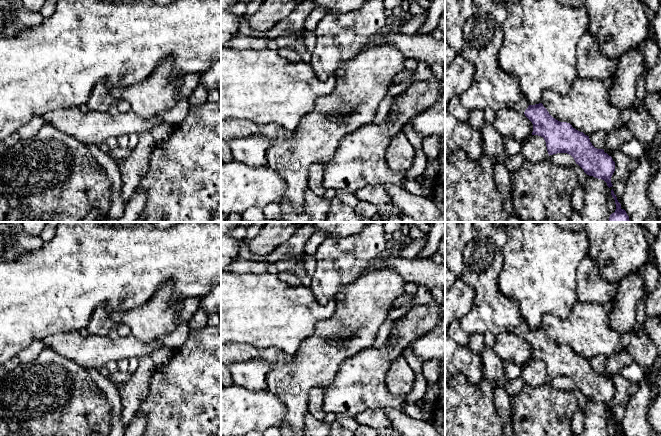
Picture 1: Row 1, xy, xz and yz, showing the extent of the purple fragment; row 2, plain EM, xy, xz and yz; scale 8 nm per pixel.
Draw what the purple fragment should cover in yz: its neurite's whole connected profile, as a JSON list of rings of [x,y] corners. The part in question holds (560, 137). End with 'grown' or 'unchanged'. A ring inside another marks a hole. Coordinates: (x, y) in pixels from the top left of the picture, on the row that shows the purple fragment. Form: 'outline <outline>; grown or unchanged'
outline [[[477,0],[475,14],[463,26],[464,43],[459,54],[474,65],[475,73],[471,87],[460,96],[462,105],[469,110],[476,108],[484,110],[489,107],[495,112],[512,109],[524,113],[533,124],[532,135],[544,138],[549,156],[567,153],[587,175],[602,179],[609,188],[612,187],[611,177],[615,171],[615,162],[612,157],[603,149],[595,148],[589,136],[573,128],[570,123],[560,122],[553,118],[542,103],[530,105],[520,89],[517,78],[500,68],[498,53],[503,40],[505,18],[505,8],[496,4],[494,0]]]; grown

